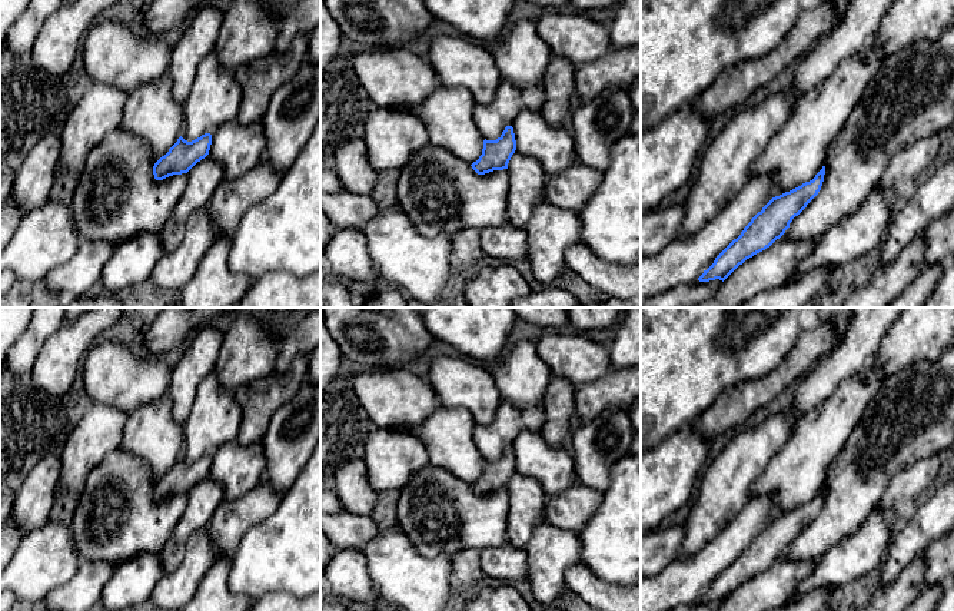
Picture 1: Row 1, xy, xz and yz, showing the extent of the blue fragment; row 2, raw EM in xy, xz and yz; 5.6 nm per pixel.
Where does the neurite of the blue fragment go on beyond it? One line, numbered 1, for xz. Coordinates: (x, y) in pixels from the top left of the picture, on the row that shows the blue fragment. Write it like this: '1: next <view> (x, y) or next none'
1: next xz (439, 193)

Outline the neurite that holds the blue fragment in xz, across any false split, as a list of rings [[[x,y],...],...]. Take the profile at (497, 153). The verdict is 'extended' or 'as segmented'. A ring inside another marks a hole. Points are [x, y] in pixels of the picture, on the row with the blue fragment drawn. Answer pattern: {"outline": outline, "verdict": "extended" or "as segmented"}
{"outline": [[[512,126],[496,140],[485,139],[482,155],[472,165],[429,143],[399,170],[398,206],[426,238],[499,228],[508,223],[506,169],[515,150]]], "verdict": "extended"}

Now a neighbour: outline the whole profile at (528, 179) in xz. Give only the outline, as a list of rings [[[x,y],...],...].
[[[515,150],[509,163],[508,222],[525,229],[533,209],[545,200],[546,173],[541,163]]]

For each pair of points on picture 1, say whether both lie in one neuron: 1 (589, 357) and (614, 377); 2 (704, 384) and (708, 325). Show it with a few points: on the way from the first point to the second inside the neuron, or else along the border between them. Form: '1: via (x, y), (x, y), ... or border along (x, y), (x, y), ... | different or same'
1: border along (611, 367), (601, 377), (578, 387) | different
2: via (704, 369), (704, 339) | same

